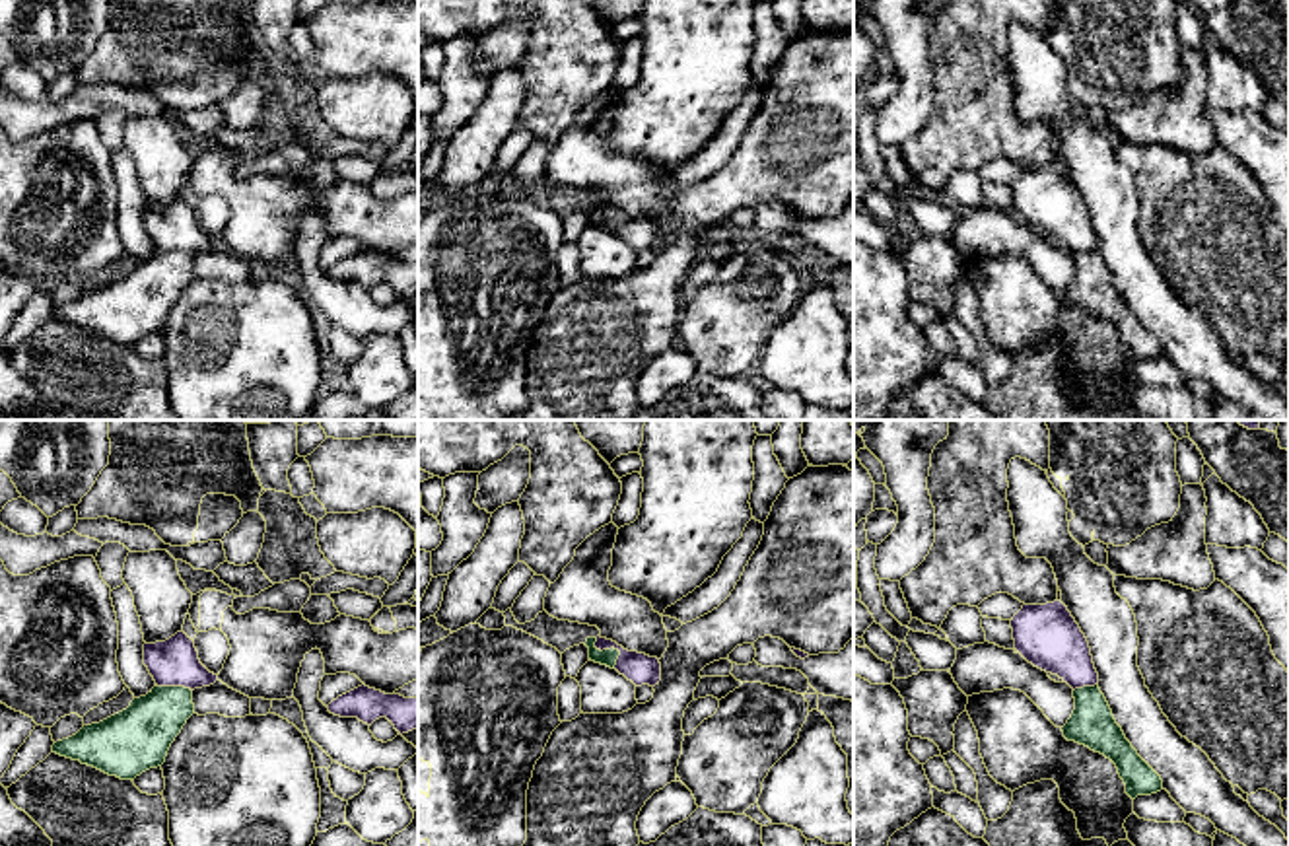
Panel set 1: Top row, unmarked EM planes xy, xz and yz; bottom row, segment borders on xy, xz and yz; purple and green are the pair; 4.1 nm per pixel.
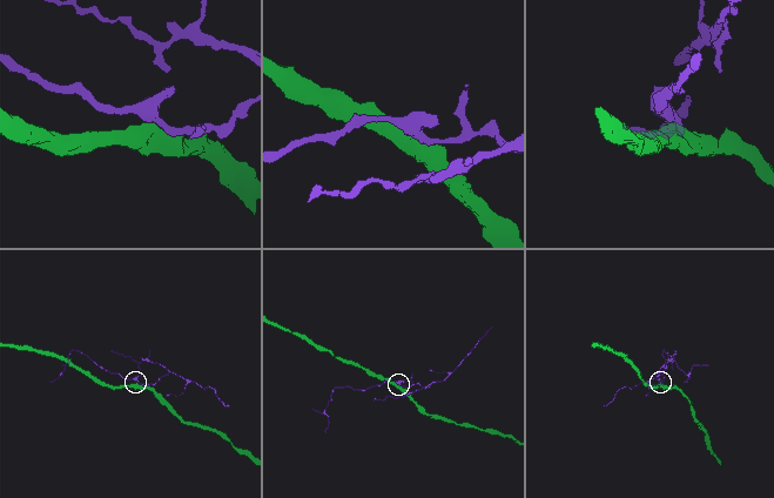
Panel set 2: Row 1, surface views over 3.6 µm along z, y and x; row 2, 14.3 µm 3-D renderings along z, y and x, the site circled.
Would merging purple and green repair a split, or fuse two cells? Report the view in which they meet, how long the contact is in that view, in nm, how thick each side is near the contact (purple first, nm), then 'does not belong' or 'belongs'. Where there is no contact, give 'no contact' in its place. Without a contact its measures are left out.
xz | 150 nm | 130/70 nm | does not belong

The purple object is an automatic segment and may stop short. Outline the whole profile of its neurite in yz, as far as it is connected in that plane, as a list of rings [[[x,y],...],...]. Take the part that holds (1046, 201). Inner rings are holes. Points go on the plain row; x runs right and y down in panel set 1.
[[[1062,165],[1023,169],[1011,185],[1015,214],[1073,255],[1098,249],[1091,212]]]

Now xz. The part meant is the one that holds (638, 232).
[[[597,200],[597,214],[618,214],[620,220],[616,224],[614,233],[632,245],[636,251],[649,249],[655,251],[661,245],[661,228],[657,222],[649,222],[645,218],[628,216],[612,204]]]

